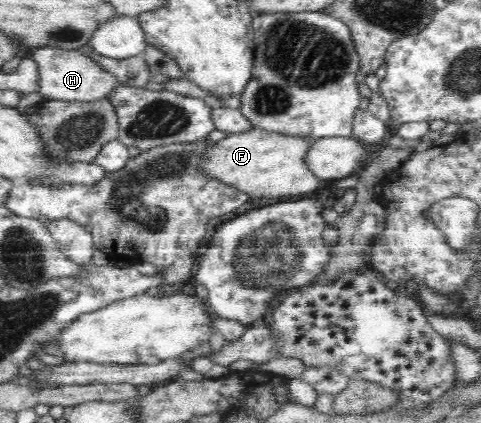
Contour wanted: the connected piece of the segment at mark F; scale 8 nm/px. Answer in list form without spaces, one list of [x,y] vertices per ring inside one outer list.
[[[254,127],[229,134],[219,142],[215,149],[211,149],[210,159],[204,164],[204,169],[210,175],[216,175],[221,180],[233,182],[241,190],[247,190],[251,197],[296,197],[317,189],[321,183],[322,179],[308,163],[311,147],[316,141],[314,135],[292,135]]]

